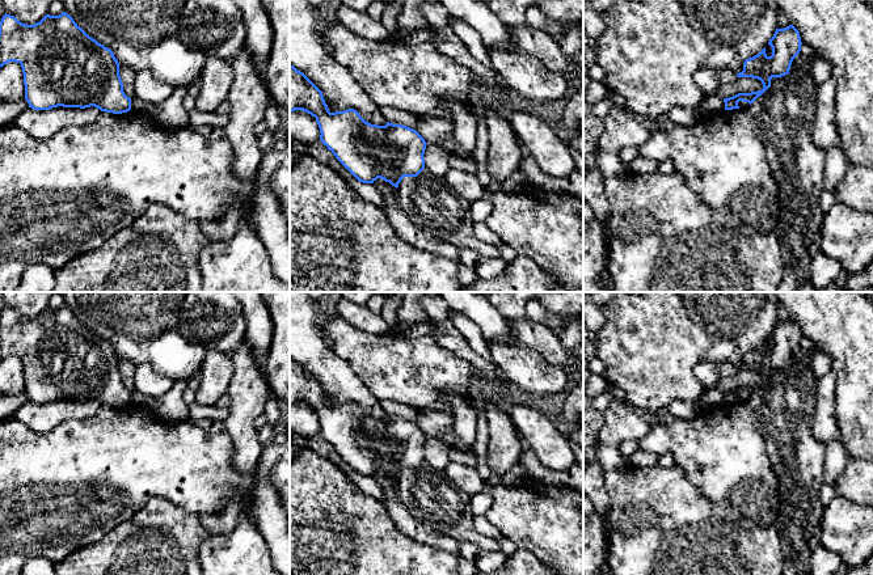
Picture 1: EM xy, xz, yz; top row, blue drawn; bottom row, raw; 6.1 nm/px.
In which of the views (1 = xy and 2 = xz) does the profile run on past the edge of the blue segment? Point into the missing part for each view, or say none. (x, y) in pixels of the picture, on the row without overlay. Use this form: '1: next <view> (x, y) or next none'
1: next none
2: next none

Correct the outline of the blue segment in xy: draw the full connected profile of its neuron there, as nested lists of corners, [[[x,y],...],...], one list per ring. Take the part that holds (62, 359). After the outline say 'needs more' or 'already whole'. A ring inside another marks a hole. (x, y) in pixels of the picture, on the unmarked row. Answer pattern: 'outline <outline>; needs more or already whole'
outline [[[66,305],[46,308],[34,318],[22,317],[5,306],[0,314],[0,360],[9,355],[21,358],[25,393],[34,403],[58,399],[94,399],[113,407],[131,403],[131,392],[123,385],[119,356],[113,344],[89,330]]]; already whole

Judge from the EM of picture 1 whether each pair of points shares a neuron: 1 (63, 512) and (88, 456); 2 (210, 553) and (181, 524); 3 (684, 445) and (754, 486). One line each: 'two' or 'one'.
1: one
2: two
3: one

